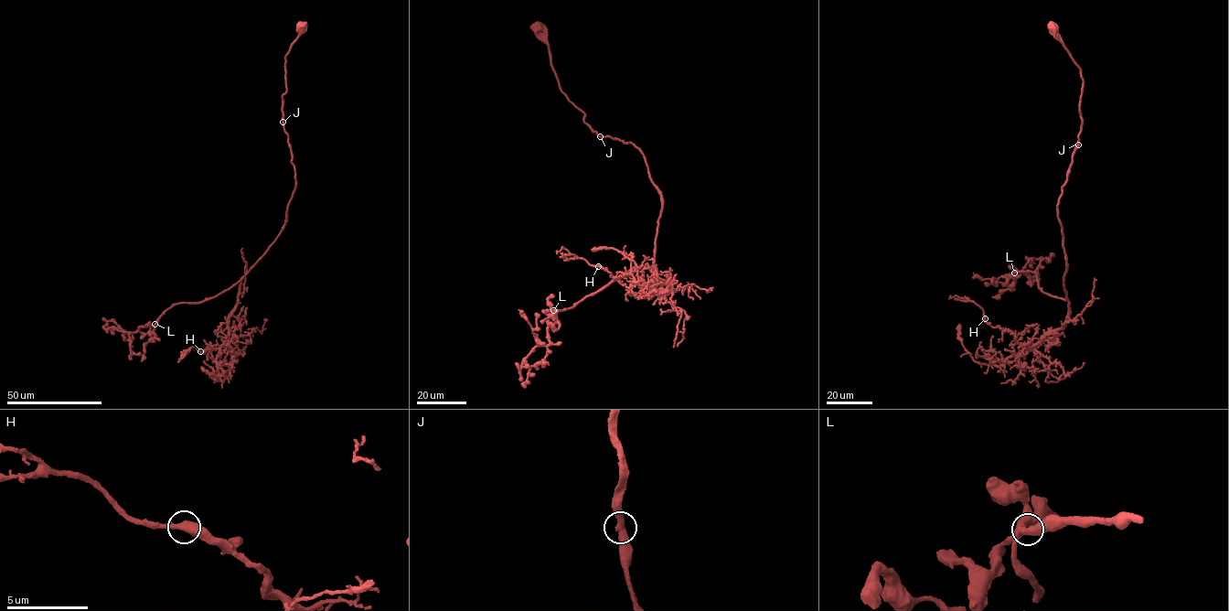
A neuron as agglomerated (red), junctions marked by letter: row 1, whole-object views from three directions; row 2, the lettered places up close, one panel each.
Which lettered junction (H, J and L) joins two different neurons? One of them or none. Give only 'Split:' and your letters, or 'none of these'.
Split: none of these

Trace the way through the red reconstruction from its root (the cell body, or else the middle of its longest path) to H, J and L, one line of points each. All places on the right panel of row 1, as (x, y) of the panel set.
H: (1051, 27), (1081, 69), (1083, 80), (1078, 146), (1057, 206), (1068, 316), (1065, 326), (1029, 348), (985, 318)
J: (1051, 27), (1050, 31), (1081, 69), (1082, 126), (1078, 144)
L: (1051, 27), (1081, 69), (1083, 80), (1078, 146), (1057, 206), (1066, 298), (1042, 292), (1033, 272), (1014, 273)

